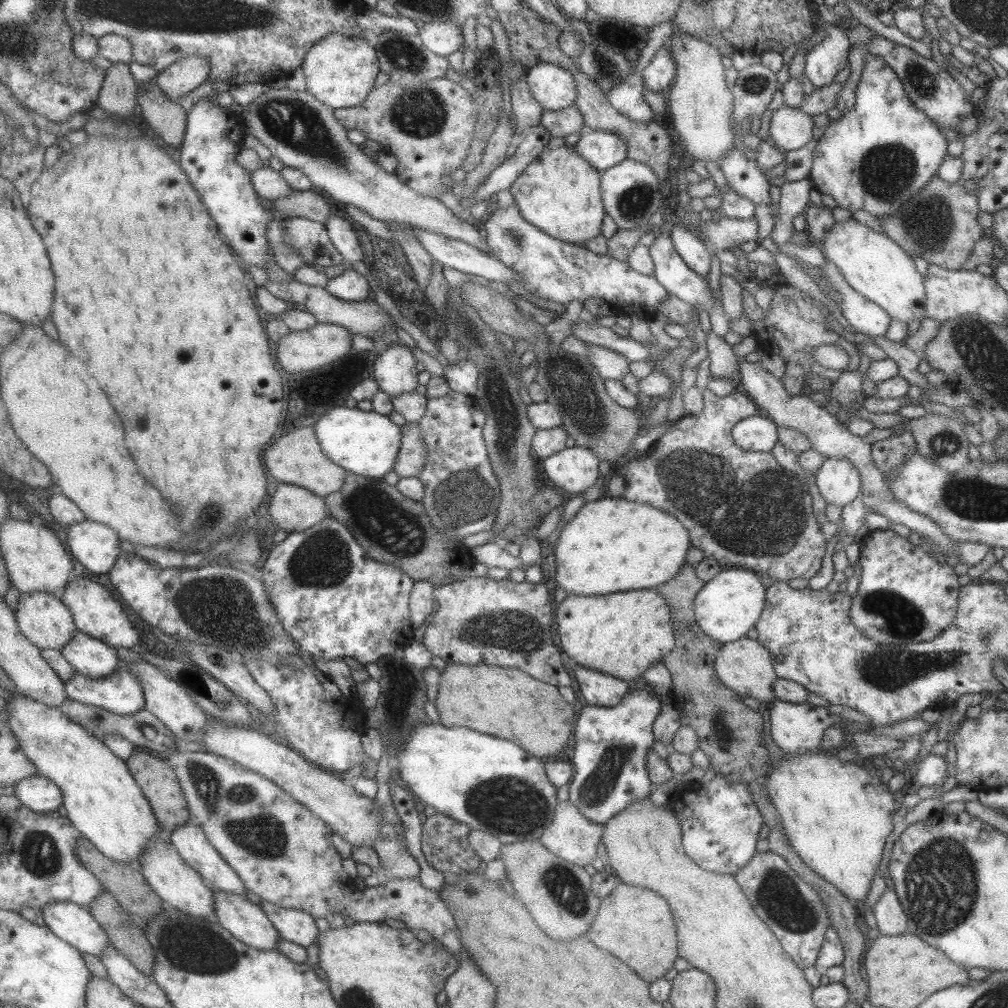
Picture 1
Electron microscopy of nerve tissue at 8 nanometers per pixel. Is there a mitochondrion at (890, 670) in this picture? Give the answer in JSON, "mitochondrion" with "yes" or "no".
{"mitochondrion":"yes"}

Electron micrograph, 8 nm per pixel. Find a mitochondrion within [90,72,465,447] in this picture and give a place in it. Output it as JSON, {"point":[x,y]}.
{"point":[295,123]}

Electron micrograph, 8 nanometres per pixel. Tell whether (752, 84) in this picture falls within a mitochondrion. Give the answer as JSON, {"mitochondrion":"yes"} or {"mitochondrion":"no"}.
{"mitochondrion":"yes"}

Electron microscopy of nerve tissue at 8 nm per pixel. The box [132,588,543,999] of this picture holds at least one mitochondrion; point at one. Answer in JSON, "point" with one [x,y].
{"point":[235,806]}

